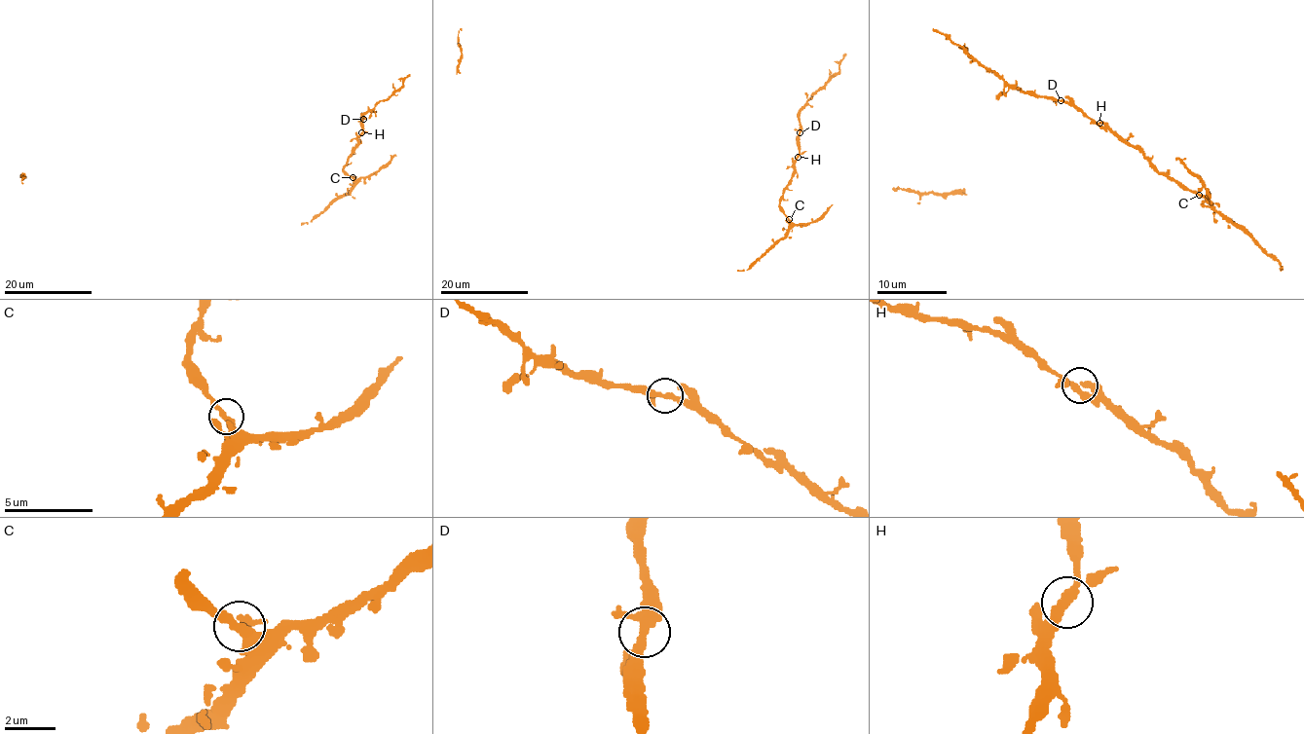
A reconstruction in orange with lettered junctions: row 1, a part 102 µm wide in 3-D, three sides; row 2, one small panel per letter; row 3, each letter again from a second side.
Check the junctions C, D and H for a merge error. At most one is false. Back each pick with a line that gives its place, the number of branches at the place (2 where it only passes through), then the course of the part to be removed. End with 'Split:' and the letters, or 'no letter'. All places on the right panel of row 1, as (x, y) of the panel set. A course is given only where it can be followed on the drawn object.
Split: no letter

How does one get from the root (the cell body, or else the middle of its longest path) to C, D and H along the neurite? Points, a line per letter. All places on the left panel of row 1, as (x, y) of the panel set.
C: (350, 140), (354, 138), (356, 145), (344, 170), (353, 177)
D: (350, 140), (362, 131), (363, 119)
H: (350, 140), (361, 132)

